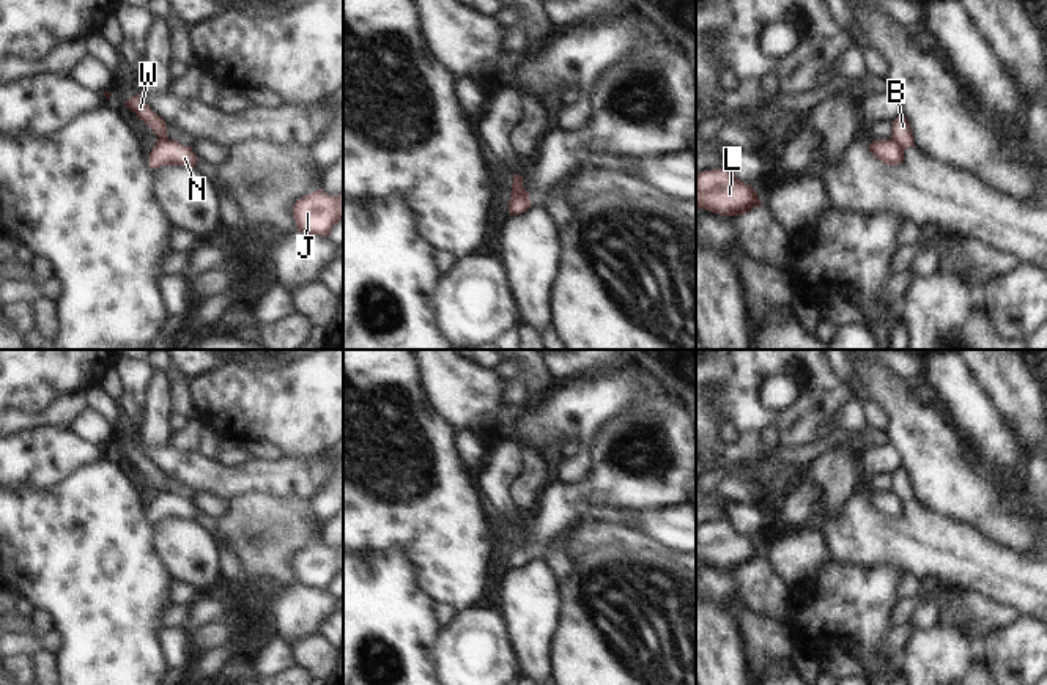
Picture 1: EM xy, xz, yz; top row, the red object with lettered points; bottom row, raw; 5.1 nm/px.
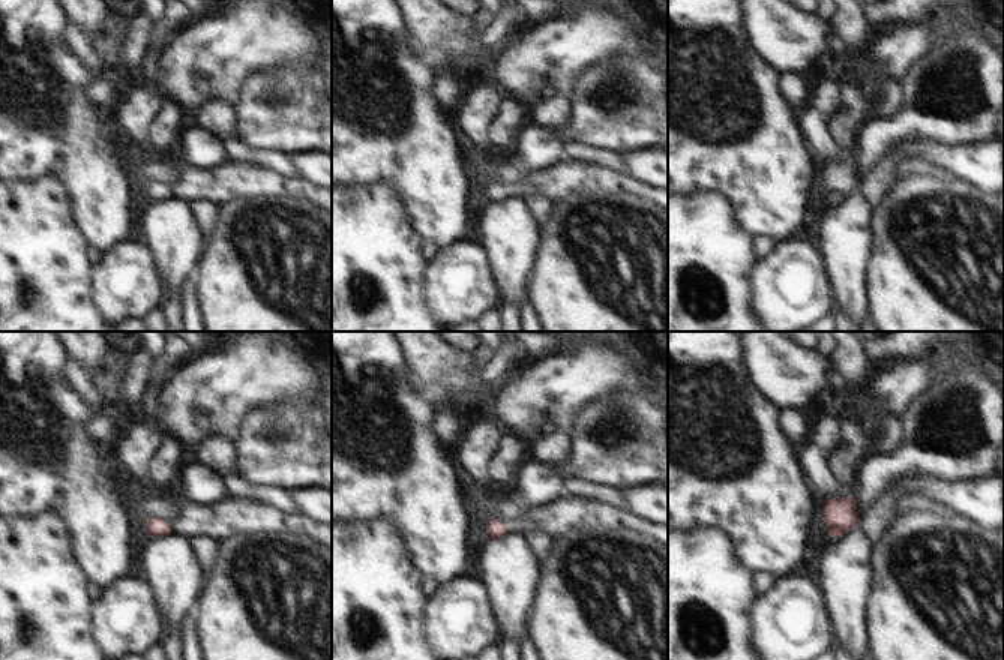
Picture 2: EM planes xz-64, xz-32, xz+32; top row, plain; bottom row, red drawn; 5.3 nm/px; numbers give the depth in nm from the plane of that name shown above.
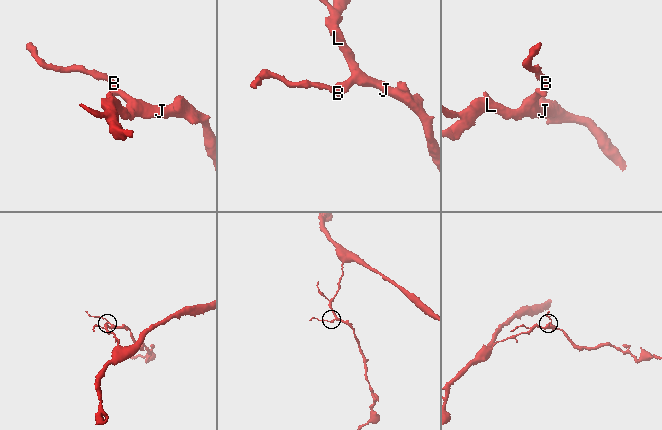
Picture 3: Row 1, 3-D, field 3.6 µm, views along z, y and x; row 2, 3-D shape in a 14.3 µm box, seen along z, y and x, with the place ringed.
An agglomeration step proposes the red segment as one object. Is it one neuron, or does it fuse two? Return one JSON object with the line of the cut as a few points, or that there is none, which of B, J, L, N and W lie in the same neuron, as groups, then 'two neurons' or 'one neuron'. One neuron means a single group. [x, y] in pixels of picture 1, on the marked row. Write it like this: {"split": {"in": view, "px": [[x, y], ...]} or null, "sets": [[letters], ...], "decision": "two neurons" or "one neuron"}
{"split": {"in": "xz", "px": [[512, 196], [521, 196], [529, 200]]}, "sets": [["B", "W"], ["J", "L", "N"]], "decision": "two neurons"}

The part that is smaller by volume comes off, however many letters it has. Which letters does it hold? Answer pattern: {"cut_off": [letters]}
{"cut_off": ["B", "W"]}

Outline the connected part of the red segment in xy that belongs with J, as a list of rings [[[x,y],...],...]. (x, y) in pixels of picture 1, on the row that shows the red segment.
[[[321,189],[301,197],[293,206],[299,233],[329,236],[332,227],[343,220],[343,192],[337,197]]]

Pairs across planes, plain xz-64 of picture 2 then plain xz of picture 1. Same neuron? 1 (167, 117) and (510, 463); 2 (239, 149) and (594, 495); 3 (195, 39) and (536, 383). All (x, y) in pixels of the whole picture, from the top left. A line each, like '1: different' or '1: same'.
1: different
2: different
3: different

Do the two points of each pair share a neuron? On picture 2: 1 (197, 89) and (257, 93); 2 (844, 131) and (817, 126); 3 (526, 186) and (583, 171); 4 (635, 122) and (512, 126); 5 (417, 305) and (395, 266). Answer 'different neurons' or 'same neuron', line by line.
1: different neurons
2: different neurons
3: same neuron
4: different neurons
5: same neuron

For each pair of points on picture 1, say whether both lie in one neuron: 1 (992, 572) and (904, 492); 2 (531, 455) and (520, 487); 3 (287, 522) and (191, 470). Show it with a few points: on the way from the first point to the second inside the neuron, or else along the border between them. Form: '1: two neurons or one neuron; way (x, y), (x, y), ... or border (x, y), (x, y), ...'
1: one neuron; way (969, 561), (920, 515)
2: one neuron; way (531, 463), (531, 476), (528, 479)
3: two neurons; border (277, 496), (241, 493), (227, 503)

